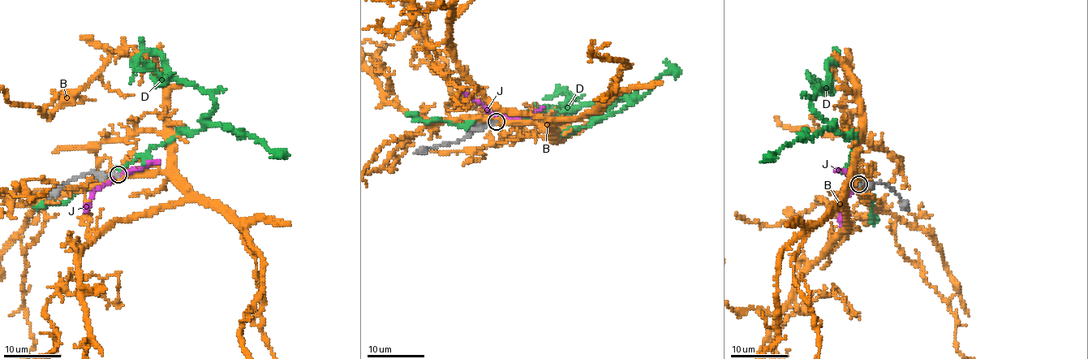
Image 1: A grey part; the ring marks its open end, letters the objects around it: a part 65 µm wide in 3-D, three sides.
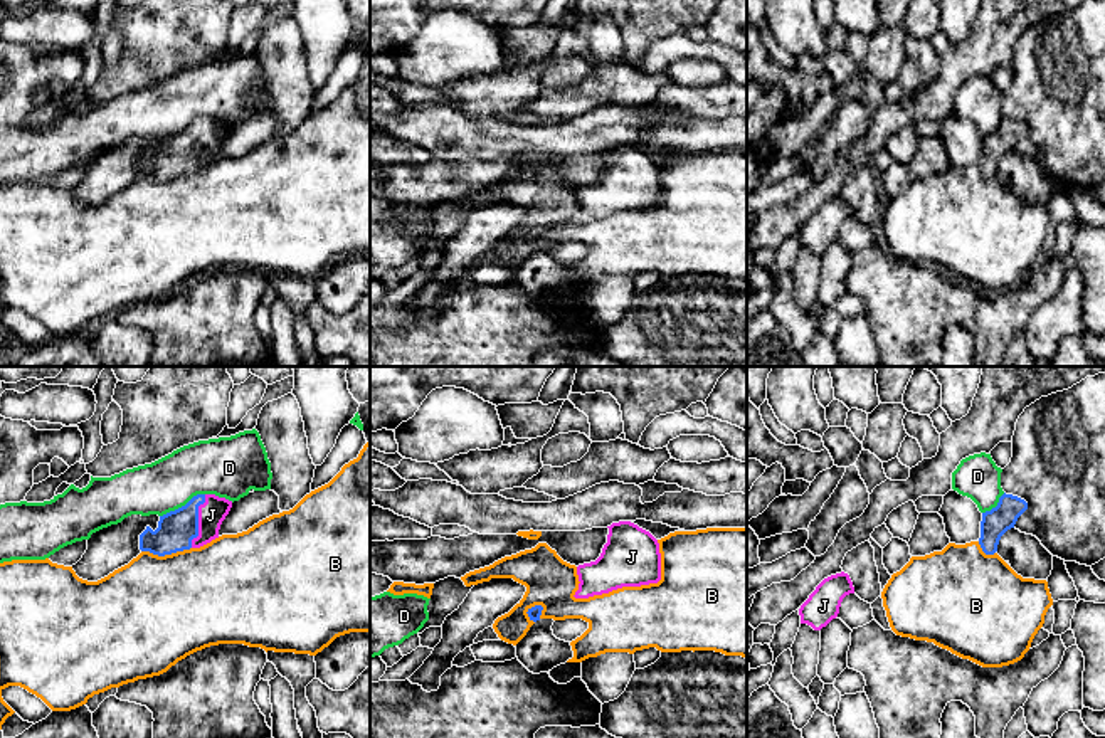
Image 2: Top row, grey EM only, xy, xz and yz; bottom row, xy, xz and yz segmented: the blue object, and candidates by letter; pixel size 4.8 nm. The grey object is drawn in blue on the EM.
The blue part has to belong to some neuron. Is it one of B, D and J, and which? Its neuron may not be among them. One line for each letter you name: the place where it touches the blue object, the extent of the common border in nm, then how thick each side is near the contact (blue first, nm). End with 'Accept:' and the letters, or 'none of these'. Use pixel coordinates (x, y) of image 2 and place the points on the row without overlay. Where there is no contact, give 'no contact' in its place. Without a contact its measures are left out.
J: contact xy (197, 145); length 260 nm; calibres 180 and 130 nm
Accept: J

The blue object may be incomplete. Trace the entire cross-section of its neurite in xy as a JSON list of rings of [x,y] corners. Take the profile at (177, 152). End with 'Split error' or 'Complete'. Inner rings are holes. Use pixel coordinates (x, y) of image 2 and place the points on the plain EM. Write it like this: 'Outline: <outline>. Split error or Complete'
Outline: [[[197,118],[185,129],[160,140],[158,151],[140,158],[140,173],[158,180],[200,171],[219,161],[232,124],[215,118]]]. Split error

